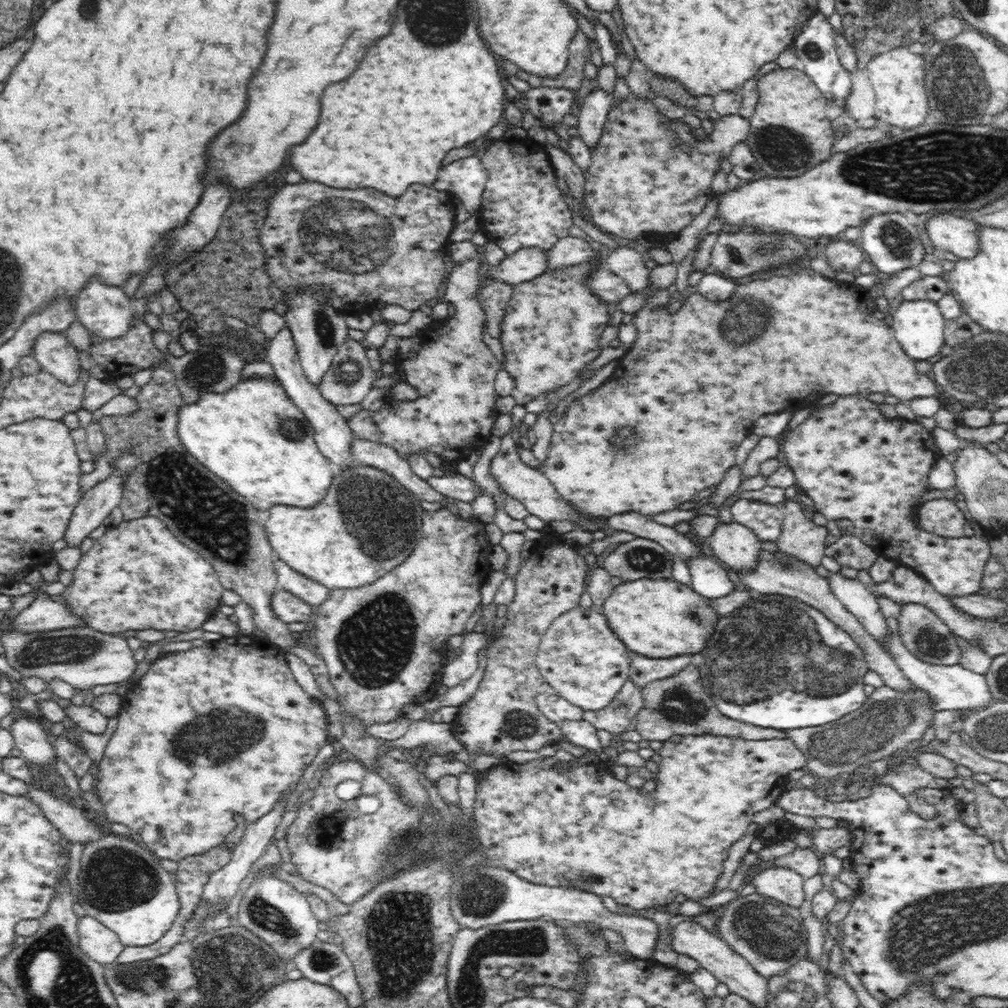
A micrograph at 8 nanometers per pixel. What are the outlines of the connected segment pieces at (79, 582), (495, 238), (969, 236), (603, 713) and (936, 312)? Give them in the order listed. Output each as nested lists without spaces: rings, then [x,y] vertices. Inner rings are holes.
[[[145,516],[142,518],[132,519],[129,521],[122,521],[117,526],[109,526],[103,536],[93,540],[93,546],[82,554],[76,570],[73,570],[73,583],[65,588],[62,593],[65,596],[66,601],[64,605],[70,607],[72,613],[80,615],[84,619],[86,626],[92,627],[101,633],[120,633],[125,630],[146,630],[155,629],[159,634],[165,630],[175,630],[176,632],[188,632],[190,630],[198,630],[202,628],[202,624],[208,620],[208,617],[212,616],[212,613],[216,610],[221,603],[222,592],[225,588],[222,586],[221,580],[217,575],[217,572],[212,568],[209,562],[206,562],[197,552],[190,550],[183,542],[180,542],[173,534],[168,530],[167,526],[156,517]]]
[[[495,134],[490,138],[490,144],[485,144],[484,152],[479,153],[488,174],[478,216],[479,230],[486,235],[489,243],[496,244],[507,255],[524,248],[540,248],[549,252],[557,241],[569,236],[569,230],[574,224],[572,212],[569,211],[562,192],[556,186],[557,177],[548,155],[542,145],[528,137],[507,140]]]
[[[932,213],[926,223],[926,233],[938,254],[952,252],[959,258],[974,258],[980,250],[980,225],[954,214]]]
[[[628,680],[607,708],[600,711],[584,711],[583,720],[597,730],[607,730],[610,734],[617,735],[634,727],[634,721],[642,708],[642,689]]]
[[[904,300],[894,312],[890,328],[904,352],[917,361],[938,355],[945,342],[945,324],[938,302]]]

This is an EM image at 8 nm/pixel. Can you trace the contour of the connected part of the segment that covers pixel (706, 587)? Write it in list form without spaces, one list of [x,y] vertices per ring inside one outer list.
[[[707,551],[704,555],[692,557],[687,562],[691,575],[691,587],[705,599],[715,599],[729,595],[736,587],[737,581],[731,571],[723,569],[720,561]]]

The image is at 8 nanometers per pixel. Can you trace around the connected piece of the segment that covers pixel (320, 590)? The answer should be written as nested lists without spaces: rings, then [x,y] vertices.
[[[277,557],[274,558],[274,571],[276,571],[278,588],[290,591],[294,596],[301,598],[314,607],[322,604],[330,596],[329,588],[292,570]]]

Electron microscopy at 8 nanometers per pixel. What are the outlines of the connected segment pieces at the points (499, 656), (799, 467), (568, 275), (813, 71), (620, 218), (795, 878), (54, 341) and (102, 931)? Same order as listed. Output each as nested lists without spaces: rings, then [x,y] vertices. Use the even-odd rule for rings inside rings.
[[[542,538],[534,545],[532,555],[521,562],[514,576],[515,597],[507,606],[507,612],[504,614],[507,620],[504,626],[495,633],[496,638],[493,639],[490,648],[484,677],[470,699],[459,706],[459,714],[451,723],[452,734],[468,752],[506,757],[516,750],[534,752],[547,744],[563,741],[561,726],[546,718],[536,705],[537,688],[544,683],[536,665],[536,656],[542,635],[549,629],[551,622],[563,612],[580,607],[580,596],[585,592],[584,580],[587,572],[586,561],[578,555],[577,548],[560,546],[558,538]]]
[[[855,394],[838,397],[835,402],[824,405],[815,411],[812,410],[807,419],[791,431],[787,431],[784,434],[784,437],[782,452],[784,452],[786,464],[793,470],[793,476],[795,476],[797,485],[800,486],[800,489],[802,488],[805,494],[814,500],[816,511],[821,512],[824,515],[824,518],[826,518],[826,527],[829,534],[833,534],[837,537],[840,536],[838,520],[850,520],[853,524],[853,533],[856,537],[864,542],[864,544],[875,549],[878,557],[885,557],[886,559],[897,562],[899,565],[911,568],[913,571],[916,571],[918,575],[924,577],[940,594],[952,598],[971,595],[978,593],[978,591],[981,590],[981,580],[985,571],[985,566],[991,557],[988,535],[983,534],[973,535],[971,537],[944,538],[924,531],[924,529],[918,525],[918,521],[916,521],[916,510],[922,504],[920,503],[920,498],[922,498],[922,494],[926,494],[926,492],[931,489],[930,483],[928,483],[928,472],[932,470],[932,464],[941,456],[941,451],[938,449],[932,433],[924,428],[924,426],[915,421],[909,421],[908,419],[888,419],[880,413],[878,405],[870,401],[867,398],[867,395]]]
[[[597,253],[602,262],[586,262],[572,266],[563,266],[547,270],[532,280],[514,285],[512,300],[506,306],[506,314],[500,323],[499,339],[504,348],[502,369],[507,370],[514,379],[514,390],[511,395],[516,404],[526,405],[545,391],[553,391],[570,384],[574,378],[592,362],[601,352],[600,336],[611,318],[612,306],[595,296],[586,283],[586,276],[592,270],[605,268],[601,253]]]
[[[821,12],[814,13],[801,28],[800,34],[794,39],[792,49],[798,58],[797,67],[803,70],[826,97],[827,104],[835,104],[840,108],[847,105],[847,98],[853,85],[851,73],[839,61],[834,29],[828,18]]]
[[[630,92],[627,99],[612,106],[608,113],[604,130],[598,146],[590,148],[592,164],[585,174],[584,205],[591,213],[593,225],[603,233],[636,241],[644,232],[656,234],[678,234],[689,226],[705,209],[712,206],[718,194],[712,191],[710,184],[720,168],[722,159],[729,157],[731,150],[748,138],[749,118],[738,113],[720,117],[714,122],[709,139],[695,138],[692,130],[683,119],[672,120],[656,111],[652,100],[639,99]]]
[[[768,866],[758,870],[749,879],[756,893],[796,908],[806,899],[804,881],[805,879],[791,868],[779,866]]]
[[[42,332],[34,342],[32,355],[42,369],[60,382],[72,386],[80,378],[80,358],[63,333]]]
[[[84,916],[77,923],[79,947],[84,955],[105,966],[117,960],[125,947],[119,936],[96,918]]]

